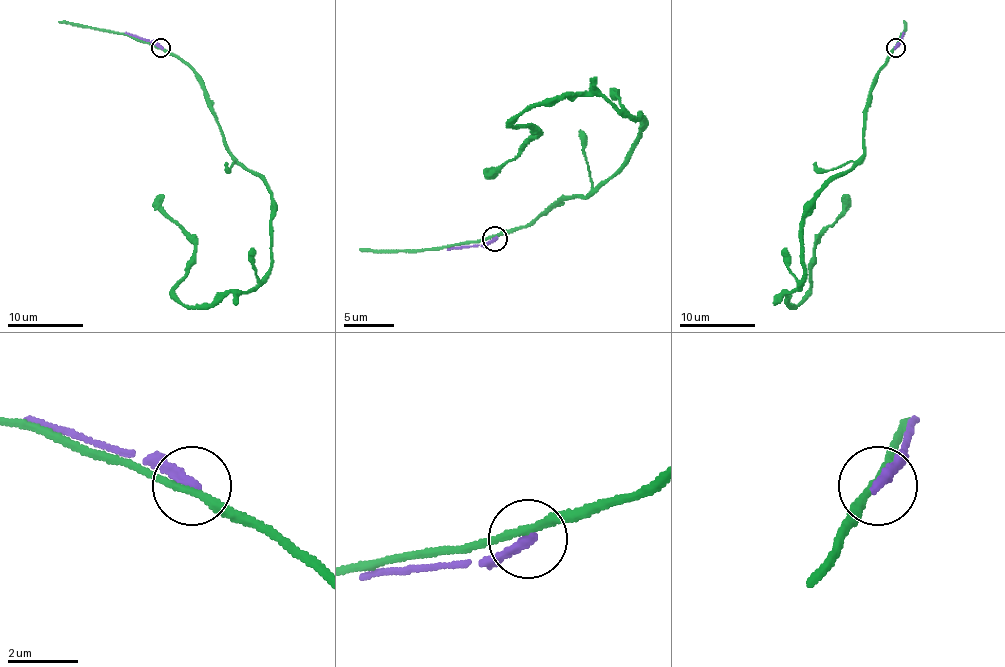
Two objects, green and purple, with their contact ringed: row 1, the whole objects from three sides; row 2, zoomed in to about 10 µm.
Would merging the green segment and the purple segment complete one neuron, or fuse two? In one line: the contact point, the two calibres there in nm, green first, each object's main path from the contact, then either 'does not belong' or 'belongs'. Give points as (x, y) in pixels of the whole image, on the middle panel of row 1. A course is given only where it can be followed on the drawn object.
(495, 238) | 220/320 nm | green via (494, 238), (589, 195), (639, 138), (639, 115), (599, 95), (527, 105), (512, 123), (539, 133), (492, 175) | purple via (494, 238), (479, 245), (447, 250) | does not belong

